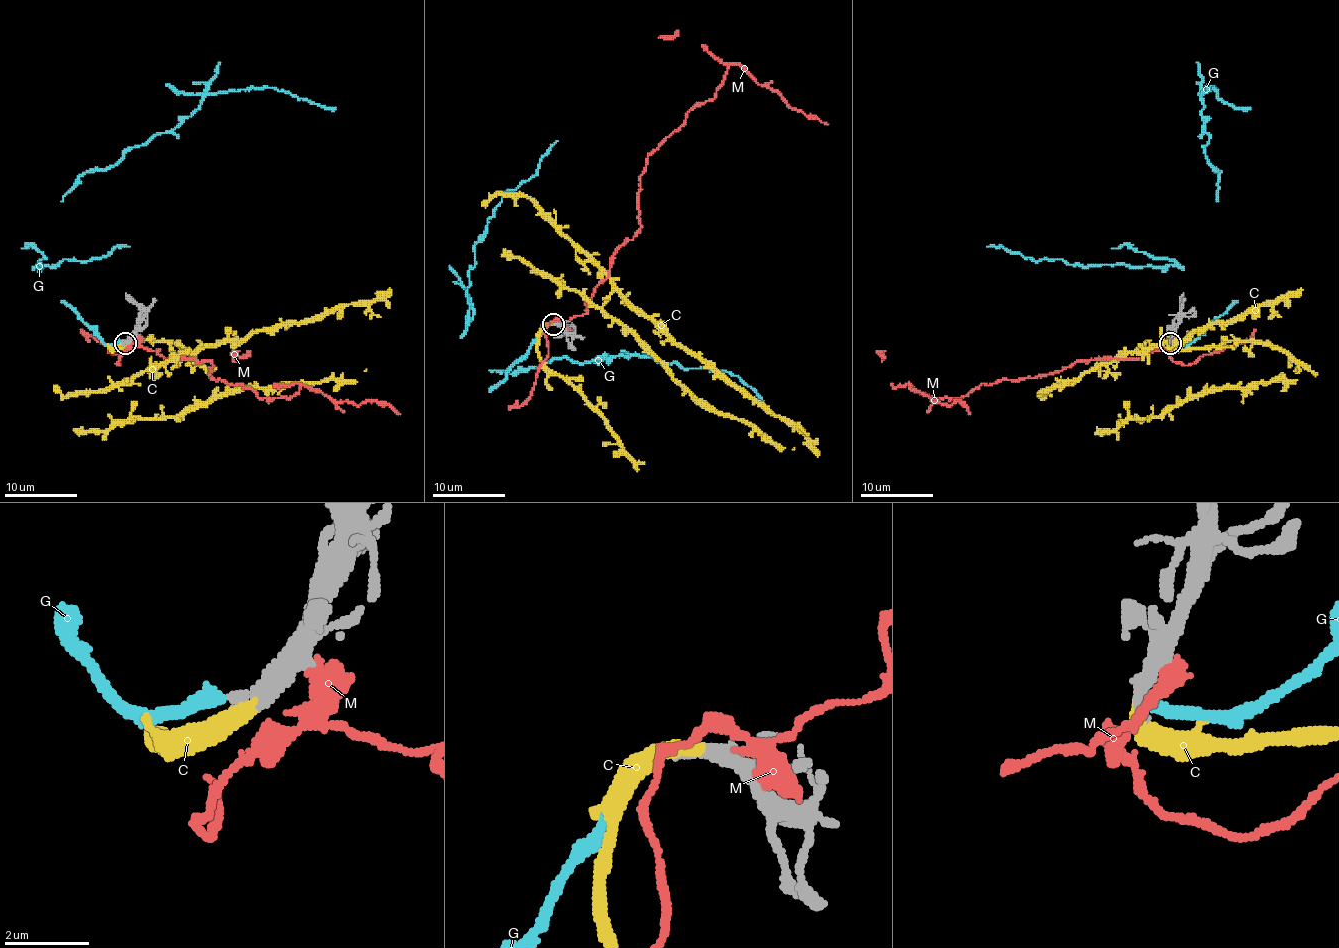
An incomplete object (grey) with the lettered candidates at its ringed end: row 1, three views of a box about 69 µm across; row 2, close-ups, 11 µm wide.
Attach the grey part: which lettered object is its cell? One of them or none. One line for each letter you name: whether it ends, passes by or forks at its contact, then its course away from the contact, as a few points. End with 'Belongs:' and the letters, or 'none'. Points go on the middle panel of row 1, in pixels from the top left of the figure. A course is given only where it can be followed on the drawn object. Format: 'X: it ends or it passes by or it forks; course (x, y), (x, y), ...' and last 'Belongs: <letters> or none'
C: it ends
Belongs: C

